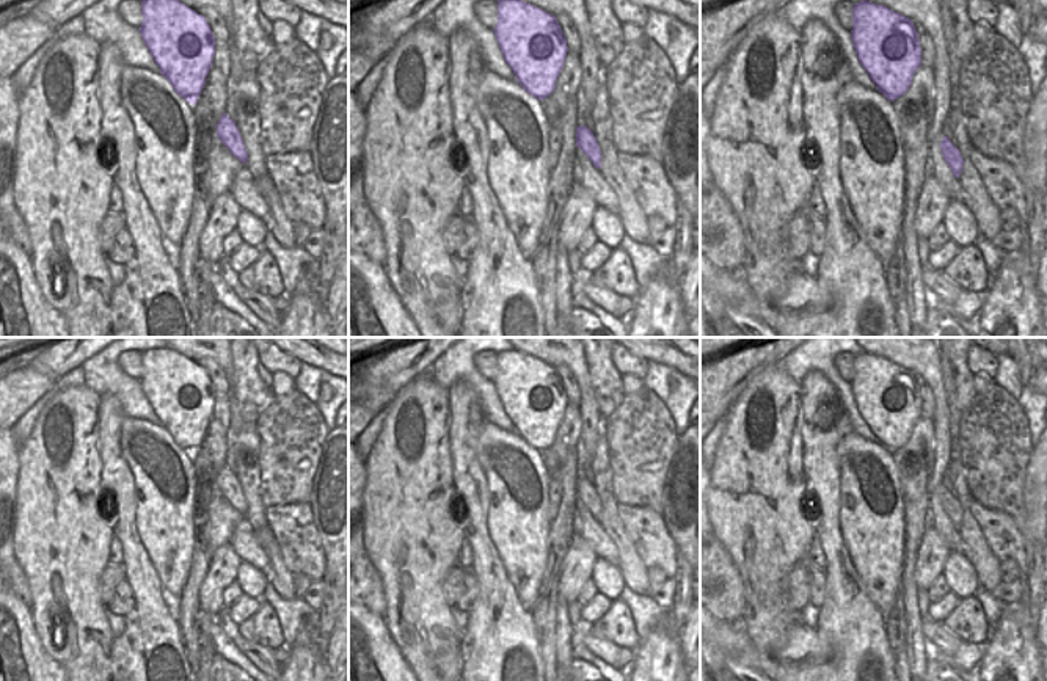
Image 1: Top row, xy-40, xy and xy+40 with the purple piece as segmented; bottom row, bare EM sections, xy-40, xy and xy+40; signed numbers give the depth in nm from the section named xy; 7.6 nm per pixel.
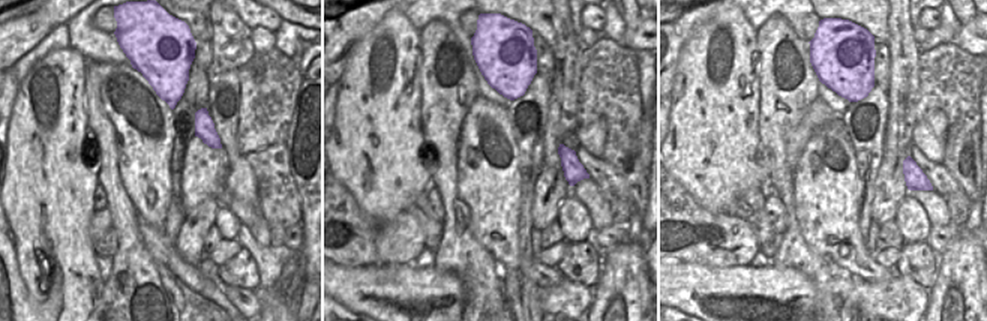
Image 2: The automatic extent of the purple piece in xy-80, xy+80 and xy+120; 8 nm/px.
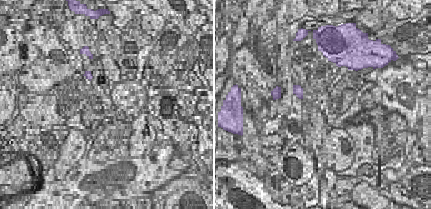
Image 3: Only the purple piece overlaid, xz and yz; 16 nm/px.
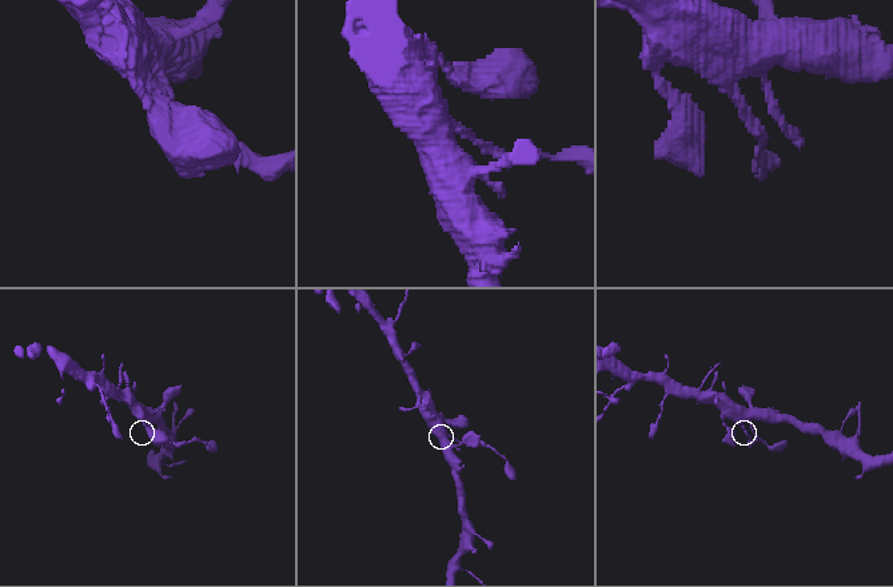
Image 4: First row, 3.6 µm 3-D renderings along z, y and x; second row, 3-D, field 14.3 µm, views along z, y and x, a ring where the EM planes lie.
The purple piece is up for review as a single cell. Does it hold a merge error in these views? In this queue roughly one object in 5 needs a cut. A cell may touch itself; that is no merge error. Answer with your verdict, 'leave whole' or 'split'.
split

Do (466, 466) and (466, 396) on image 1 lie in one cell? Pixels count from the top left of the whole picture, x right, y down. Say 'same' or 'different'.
same

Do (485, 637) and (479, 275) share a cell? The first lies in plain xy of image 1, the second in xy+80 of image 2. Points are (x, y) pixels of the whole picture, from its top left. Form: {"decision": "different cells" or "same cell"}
{"decision": "same cell"}

